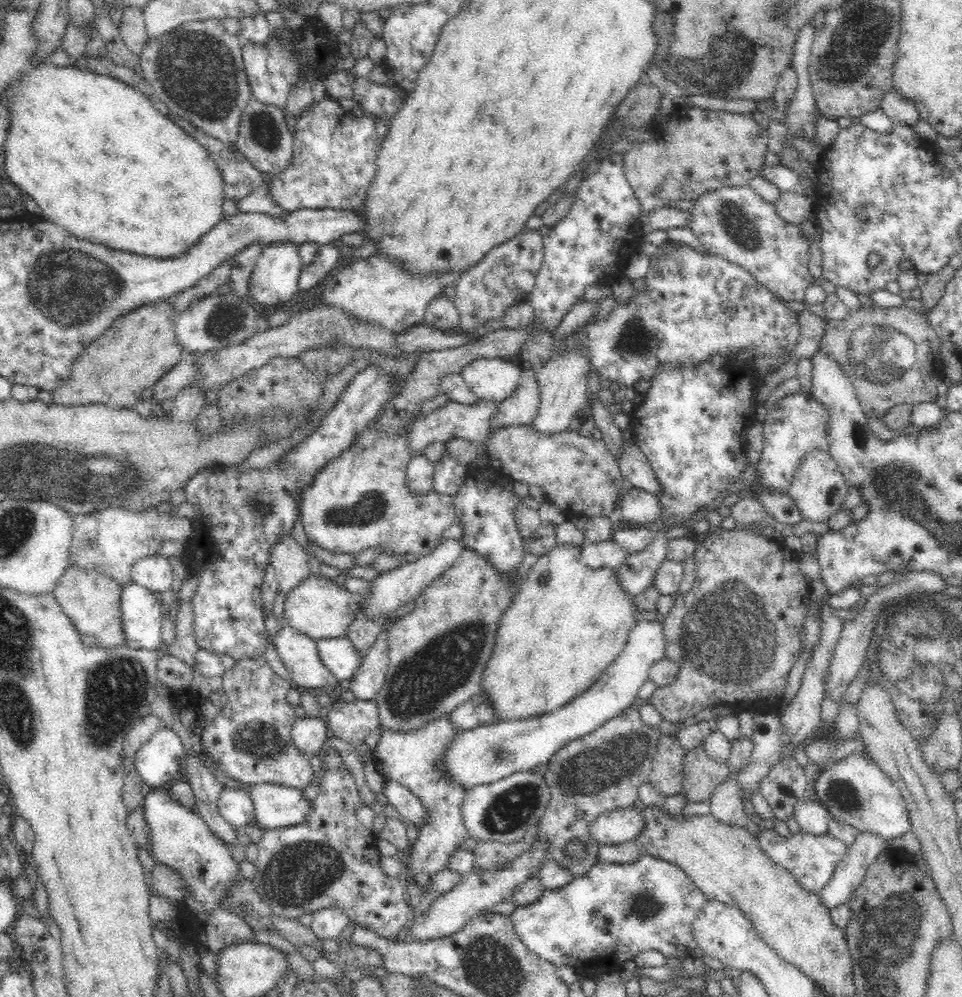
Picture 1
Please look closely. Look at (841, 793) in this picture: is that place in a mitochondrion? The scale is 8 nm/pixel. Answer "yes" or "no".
yes

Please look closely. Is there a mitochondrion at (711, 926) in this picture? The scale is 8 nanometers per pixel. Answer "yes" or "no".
no

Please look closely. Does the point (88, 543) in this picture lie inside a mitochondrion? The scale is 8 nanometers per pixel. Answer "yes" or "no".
yes

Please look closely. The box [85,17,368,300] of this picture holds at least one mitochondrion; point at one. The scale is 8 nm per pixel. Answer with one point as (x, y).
(197, 71)

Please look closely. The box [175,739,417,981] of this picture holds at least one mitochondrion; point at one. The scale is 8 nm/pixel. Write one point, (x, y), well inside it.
(299, 873)

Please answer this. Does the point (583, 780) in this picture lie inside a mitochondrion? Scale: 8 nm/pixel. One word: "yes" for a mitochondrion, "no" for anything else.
yes

